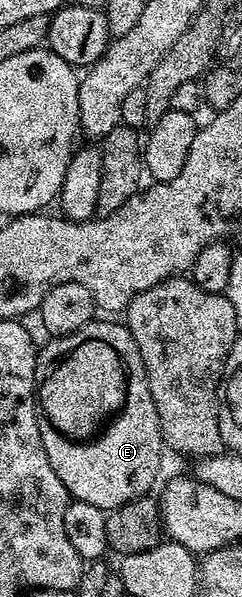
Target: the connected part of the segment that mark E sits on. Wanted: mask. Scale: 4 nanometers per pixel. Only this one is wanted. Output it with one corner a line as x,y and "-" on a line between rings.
93,318
88,321
90,332
112,340
114,348
118,348
124,354
124,360
132,376
128,412
138,412
132,418
128,416
128,420
134,422
126,422
126,396
124,396
116,408
112,408
106,416
100,418
106,438
102,438
96,446
72,450
70,444
66,444
60,436
56,436
56,432
50,430
50,426
38,424
38,430
42,434
42,446
46,450
46,458
50,466
54,466
54,474
62,478
62,486
66,486
69,497
72,500
90,502
90,506
111,510
123,506
129,500
147,497
152,492
151,488
157,487
156,479
160,476
160,451
165,451
166,445
164,437
160,435
158,410
150,394
142,354
130,334
127,323
120,321
119,324
116,321
119,319
116,318
100,319
104,320

